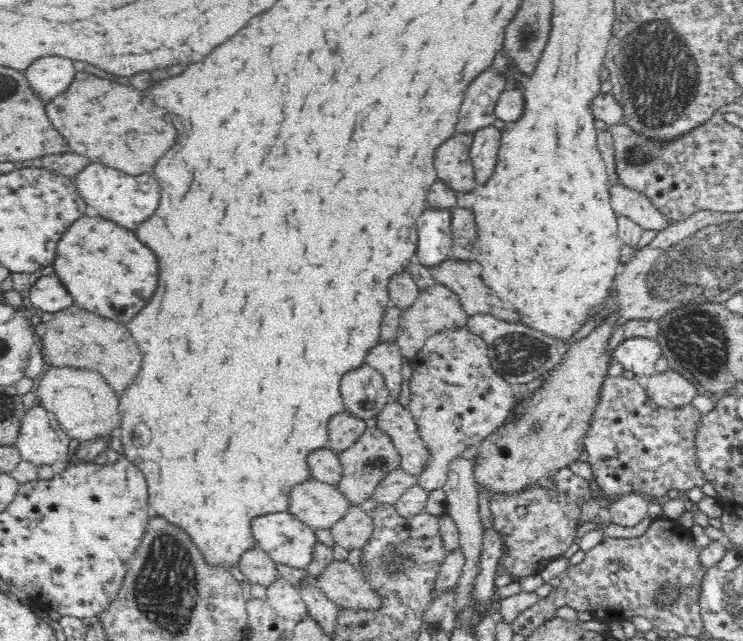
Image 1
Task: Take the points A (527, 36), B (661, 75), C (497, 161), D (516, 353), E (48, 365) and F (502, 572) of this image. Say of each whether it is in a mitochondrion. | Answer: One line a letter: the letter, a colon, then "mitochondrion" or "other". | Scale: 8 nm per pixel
A: mitochondrion
B: mitochondrion
C: other
D: mitochondrion
E: other
F: other

